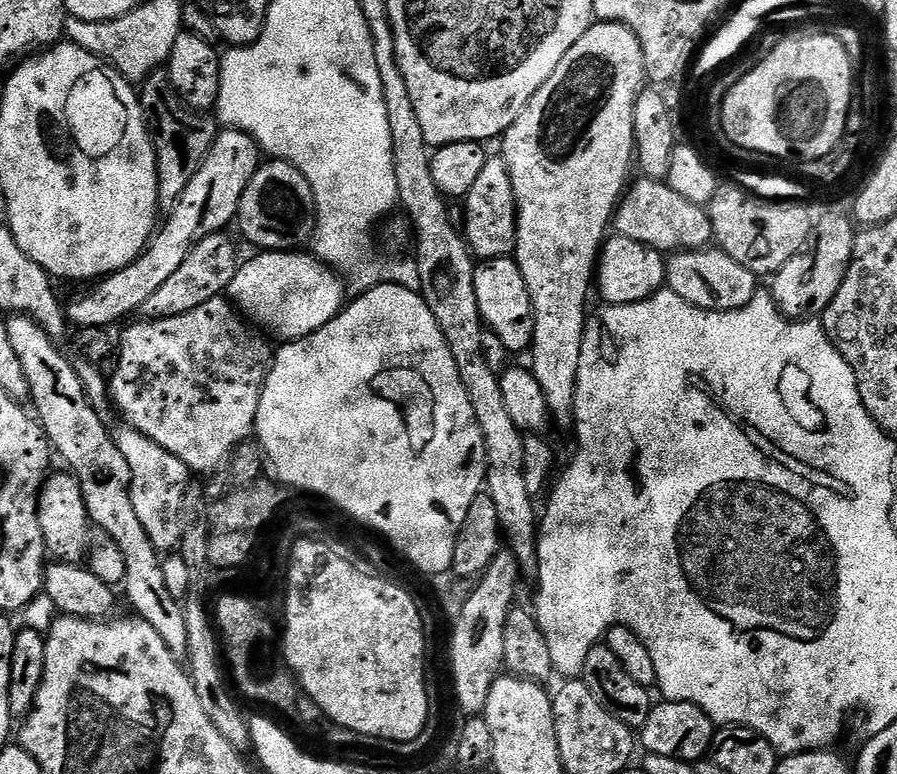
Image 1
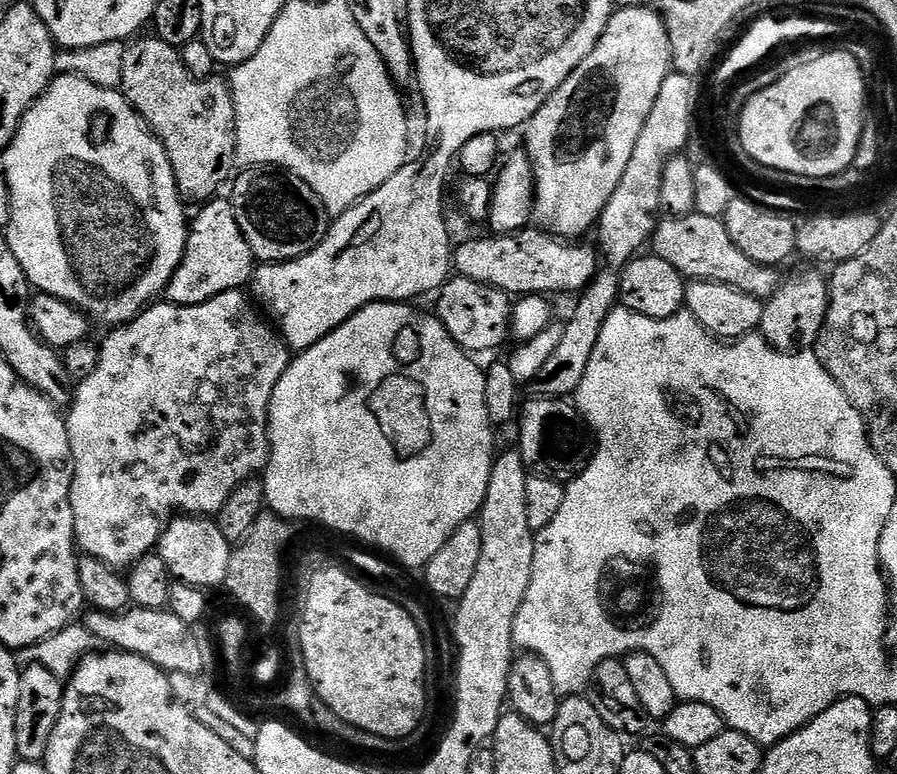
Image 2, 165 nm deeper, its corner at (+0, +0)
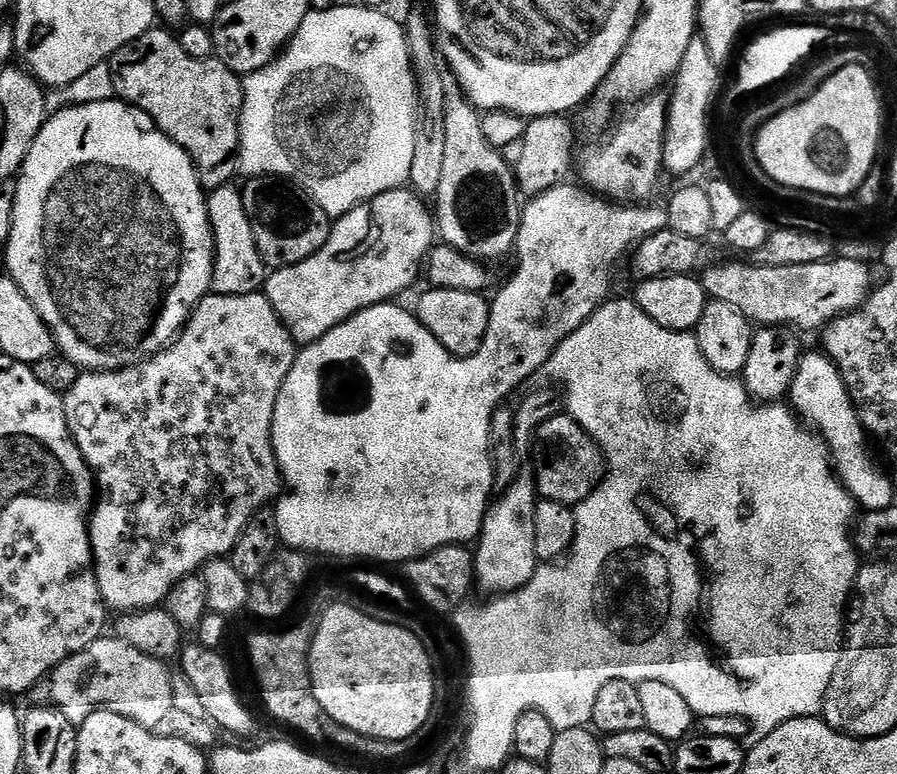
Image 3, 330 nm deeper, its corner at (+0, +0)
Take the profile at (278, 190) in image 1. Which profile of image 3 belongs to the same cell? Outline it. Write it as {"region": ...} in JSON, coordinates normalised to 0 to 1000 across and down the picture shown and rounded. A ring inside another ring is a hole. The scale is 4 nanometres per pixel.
{"region":[[[282,227],[273,231],[270,238],[270,247],[272,249],[272,265],[274,266],[274,282],[279,282],[279,292],[283,297],[283,313],[288,313],[288,323],[292,328],[294,340],[299,342],[300,348],[307,349],[309,346],[322,346],[332,339],[337,339],[341,333],[346,333],[355,323],[359,323],[359,318],[363,318],[363,307],[368,307],[370,301],[370,291],[372,288],[371,280],[363,276],[363,271],[359,271],[359,266],[355,266],[355,261],[350,261],[350,256],[343,252],[340,243],[332,238],[327,238],[324,233],[309,230],[307,227]]]}

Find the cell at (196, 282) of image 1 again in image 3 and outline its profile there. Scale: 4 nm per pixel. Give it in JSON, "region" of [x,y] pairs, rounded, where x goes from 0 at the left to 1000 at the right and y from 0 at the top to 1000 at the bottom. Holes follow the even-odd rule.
{"region":[[[255,235],[231,249],[232,275],[236,301],[241,309],[235,376],[242,382],[269,382],[290,377],[301,355],[301,348],[288,323],[288,313],[283,313],[283,297],[279,292],[279,282],[274,282],[272,249],[261,239],[262,236]]]}

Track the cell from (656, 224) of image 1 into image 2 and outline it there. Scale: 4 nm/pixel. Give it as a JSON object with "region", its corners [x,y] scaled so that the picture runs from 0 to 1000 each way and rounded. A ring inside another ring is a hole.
{"region":[[[773,273],[765,279],[745,279],[737,283],[732,288],[731,301],[727,304],[725,320],[730,331],[747,339],[747,344],[751,344],[751,349],[756,349],[759,357],[768,363],[795,362],[796,364],[805,364],[809,370],[827,375],[849,389],[862,382],[872,366],[872,357],[865,353],[868,350],[864,345],[846,341],[832,333],[832,328],[827,328],[827,323],[823,323],[823,318],[818,318],[818,313],[814,313],[814,302],[809,302],[809,292],[802,279],[785,279],[781,274]]]}

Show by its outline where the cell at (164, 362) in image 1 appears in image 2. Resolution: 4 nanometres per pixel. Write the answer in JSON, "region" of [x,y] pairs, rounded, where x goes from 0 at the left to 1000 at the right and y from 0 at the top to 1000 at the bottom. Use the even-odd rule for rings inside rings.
{"region":[[[268,375],[249,377],[216,395],[174,390],[162,398],[155,408],[151,408],[144,419],[126,422],[122,428],[125,430],[114,439],[109,473],[105,483],[100,483],[100,488],[84,497],[80,521],[74,532],[80,583],[78,654],[82,659],[85,700],[93,717],[118,726],[130,736],[146,735],[177,704],[194,663],[224,669],[240,668],[241,663],[247,659],[247,654],[252,654],[256,638],[261,638],[261,633],[270,628],[270,623],[289,616],[299,603],[299,531],[305,504],[322,473],[323,451],[311,428],[289,402],[285,404],[281,399],[282,389],[275,381],[272,384],[272,380]]]}

